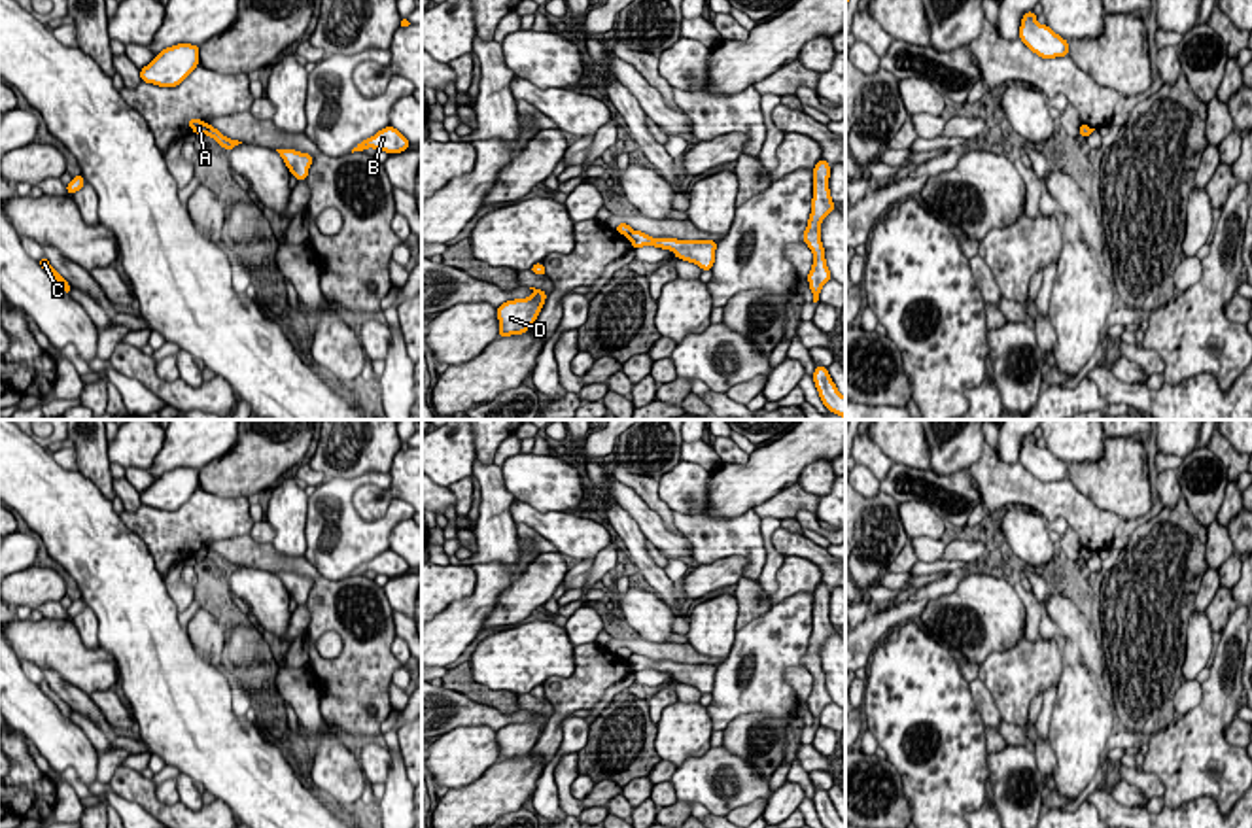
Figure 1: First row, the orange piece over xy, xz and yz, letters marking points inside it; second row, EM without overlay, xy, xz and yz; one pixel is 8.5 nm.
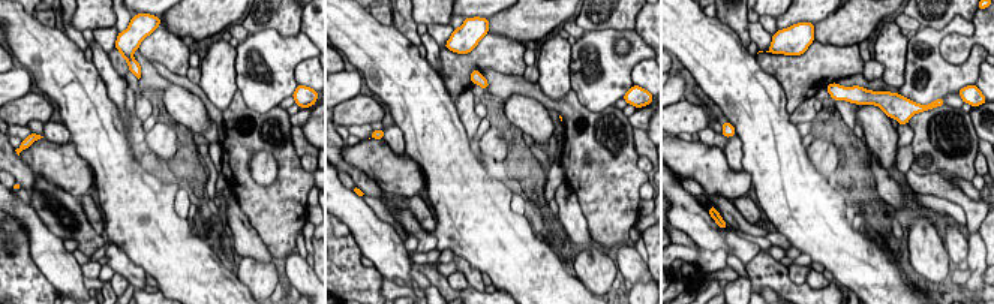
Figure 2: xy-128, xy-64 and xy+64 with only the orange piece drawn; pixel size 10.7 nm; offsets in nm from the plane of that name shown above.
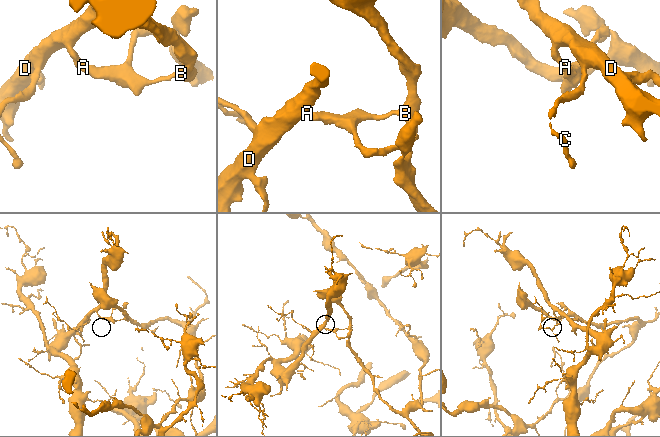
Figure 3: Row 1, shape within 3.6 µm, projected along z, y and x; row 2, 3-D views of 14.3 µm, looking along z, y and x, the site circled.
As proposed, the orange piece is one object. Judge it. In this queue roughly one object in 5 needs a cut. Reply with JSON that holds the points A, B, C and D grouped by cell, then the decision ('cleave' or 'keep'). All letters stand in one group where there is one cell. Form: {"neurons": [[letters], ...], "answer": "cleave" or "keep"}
{"neurons": [["A", "C", "D"], ["B"]], "answer": "cleave"}

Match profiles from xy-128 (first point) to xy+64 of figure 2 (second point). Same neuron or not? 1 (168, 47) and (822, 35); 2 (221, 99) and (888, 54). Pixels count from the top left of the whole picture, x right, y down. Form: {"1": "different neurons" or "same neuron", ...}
{"1": "different neurons", "2": "same neuron"}

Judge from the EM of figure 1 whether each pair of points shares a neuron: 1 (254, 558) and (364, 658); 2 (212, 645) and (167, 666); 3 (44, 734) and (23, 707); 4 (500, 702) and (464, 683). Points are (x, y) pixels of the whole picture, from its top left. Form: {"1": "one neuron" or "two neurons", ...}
{"1": "one neuron", "2": "two neurons", "3": "one neuron", "4": "one neuron"}

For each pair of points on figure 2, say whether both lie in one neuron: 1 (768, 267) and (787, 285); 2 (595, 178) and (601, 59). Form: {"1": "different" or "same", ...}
{"1": "same", "2": "different"}

